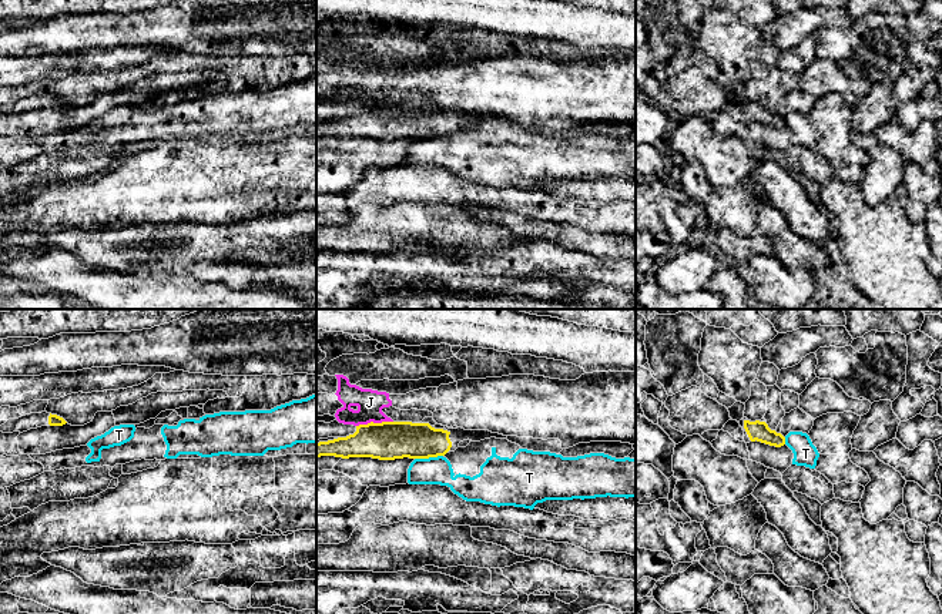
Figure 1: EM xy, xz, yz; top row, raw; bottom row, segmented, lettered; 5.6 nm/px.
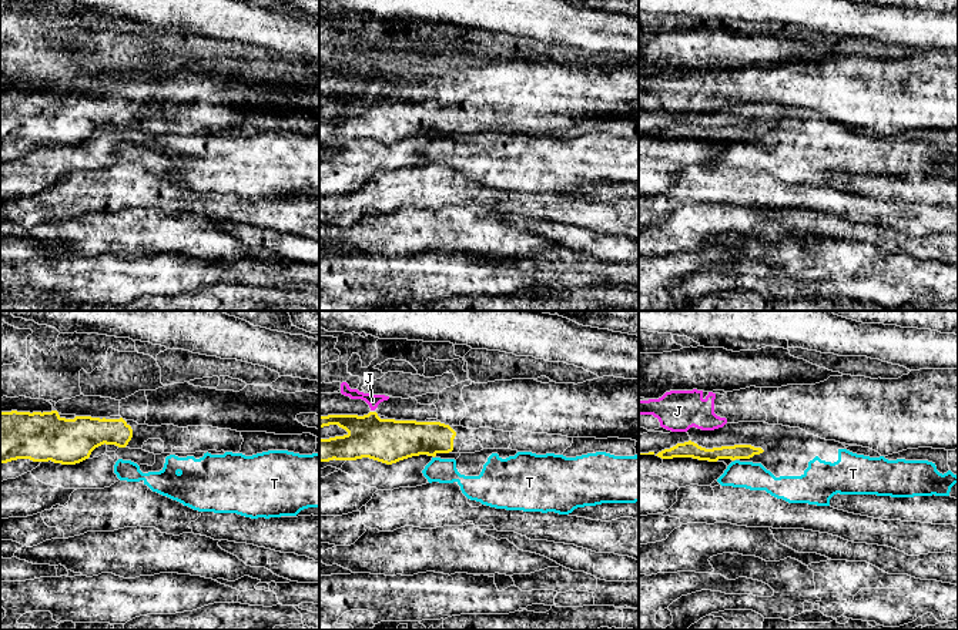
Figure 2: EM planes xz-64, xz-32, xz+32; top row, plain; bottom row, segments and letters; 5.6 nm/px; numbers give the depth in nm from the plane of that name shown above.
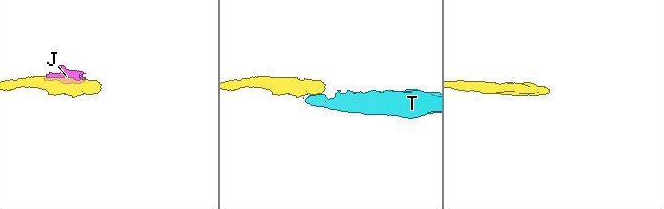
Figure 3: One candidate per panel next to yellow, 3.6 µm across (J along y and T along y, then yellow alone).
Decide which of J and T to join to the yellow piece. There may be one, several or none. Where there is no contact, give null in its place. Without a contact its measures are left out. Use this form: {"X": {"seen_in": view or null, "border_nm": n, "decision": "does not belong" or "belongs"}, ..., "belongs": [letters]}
{"J": {"seen_in": "xz", "border_nm": 220, "decision": "belongs"}, "T": {"seen_in": "xz", "border_nm": 160, "decision": "does not belong"}, "belongs": ["J"]}

